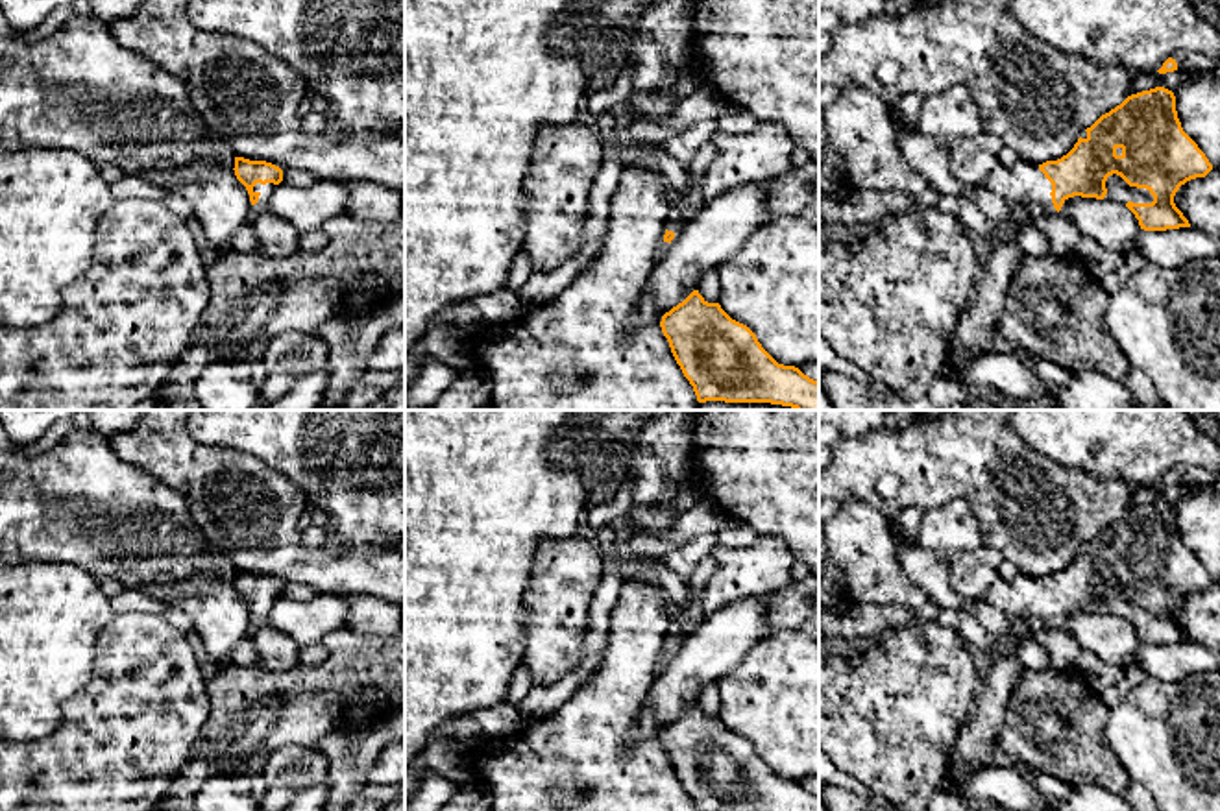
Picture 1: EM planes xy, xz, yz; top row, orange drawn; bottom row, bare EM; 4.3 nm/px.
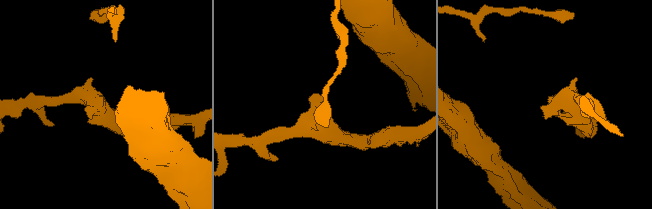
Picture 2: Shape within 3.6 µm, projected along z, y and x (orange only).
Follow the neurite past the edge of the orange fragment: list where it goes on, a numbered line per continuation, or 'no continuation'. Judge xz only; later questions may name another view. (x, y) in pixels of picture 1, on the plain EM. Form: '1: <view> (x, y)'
no continuation

